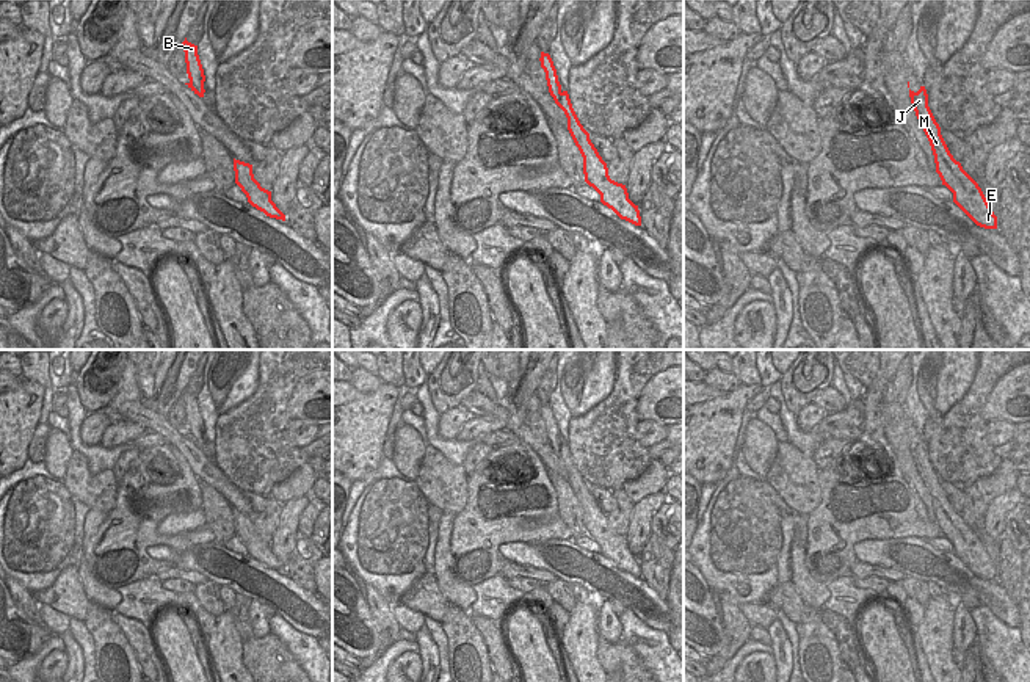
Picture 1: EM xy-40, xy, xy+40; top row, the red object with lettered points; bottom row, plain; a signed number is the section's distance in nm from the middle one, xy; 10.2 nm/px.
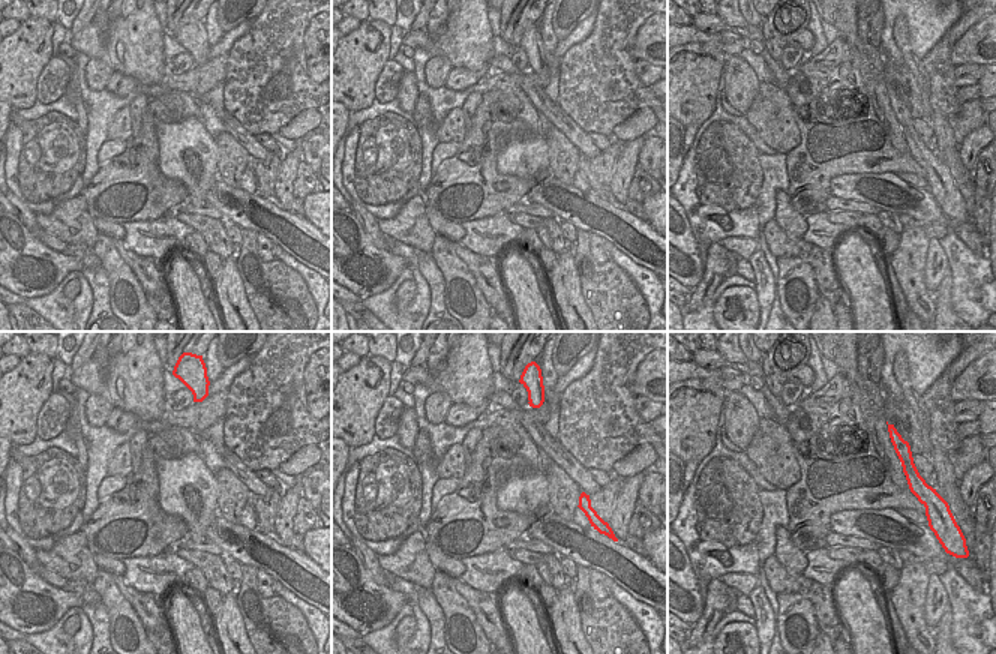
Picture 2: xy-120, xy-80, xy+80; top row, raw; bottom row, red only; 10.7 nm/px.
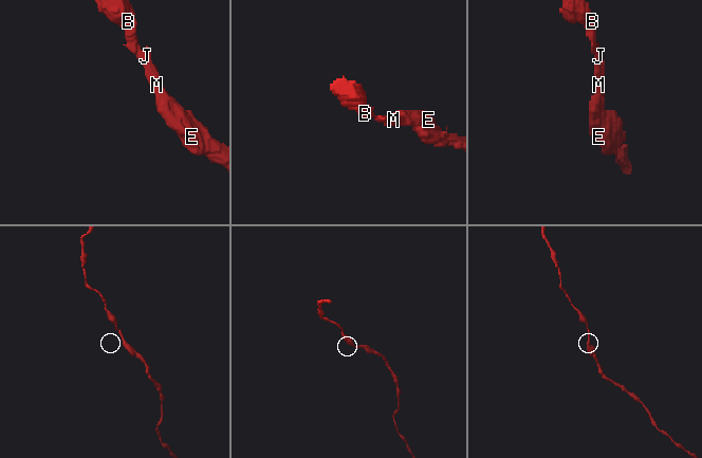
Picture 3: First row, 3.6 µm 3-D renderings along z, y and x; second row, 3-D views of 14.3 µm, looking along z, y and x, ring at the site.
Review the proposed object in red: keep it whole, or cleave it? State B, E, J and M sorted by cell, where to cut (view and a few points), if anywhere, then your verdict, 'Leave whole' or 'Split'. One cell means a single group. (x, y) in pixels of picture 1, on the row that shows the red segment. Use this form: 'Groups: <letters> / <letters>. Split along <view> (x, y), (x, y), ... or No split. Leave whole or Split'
Groups: B E J M. No split. Leave whole

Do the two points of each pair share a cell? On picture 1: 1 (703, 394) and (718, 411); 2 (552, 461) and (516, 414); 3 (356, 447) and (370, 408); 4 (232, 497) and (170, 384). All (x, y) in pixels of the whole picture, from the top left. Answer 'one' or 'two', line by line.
1: two
2: one
3: one
4: one

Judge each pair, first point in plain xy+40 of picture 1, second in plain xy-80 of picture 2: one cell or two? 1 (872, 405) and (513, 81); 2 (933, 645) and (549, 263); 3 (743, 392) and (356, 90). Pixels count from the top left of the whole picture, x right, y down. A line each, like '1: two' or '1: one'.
1: two
2: two
3: one

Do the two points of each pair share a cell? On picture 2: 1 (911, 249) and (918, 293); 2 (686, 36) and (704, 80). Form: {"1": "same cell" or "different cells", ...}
{"1": "same cell", "2": "different cells"}

